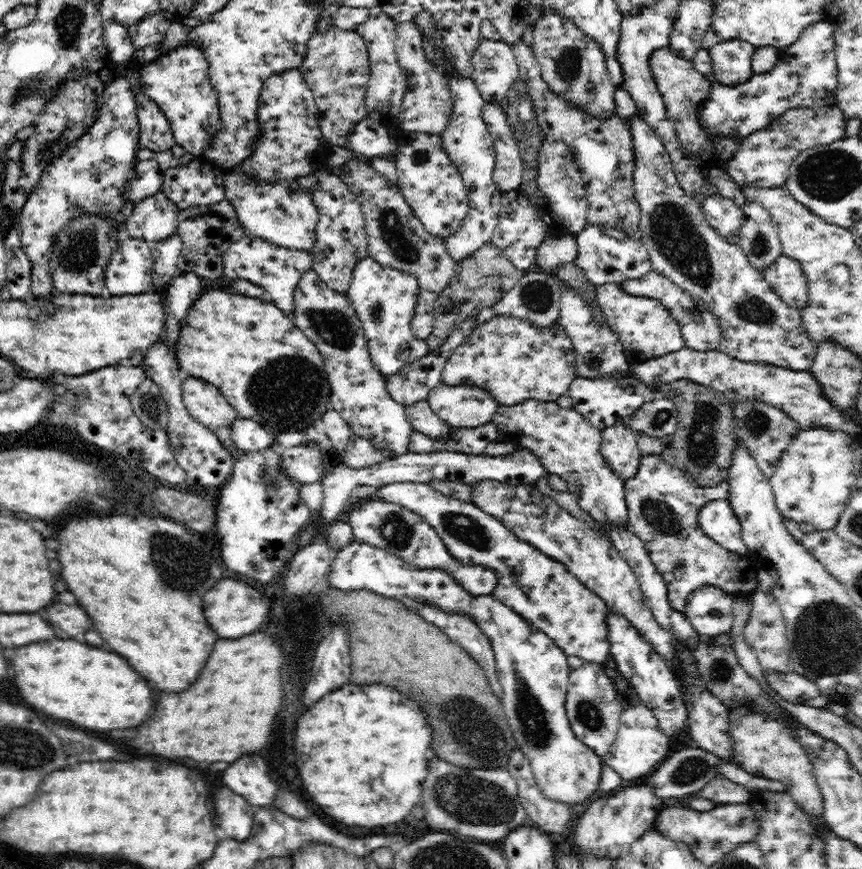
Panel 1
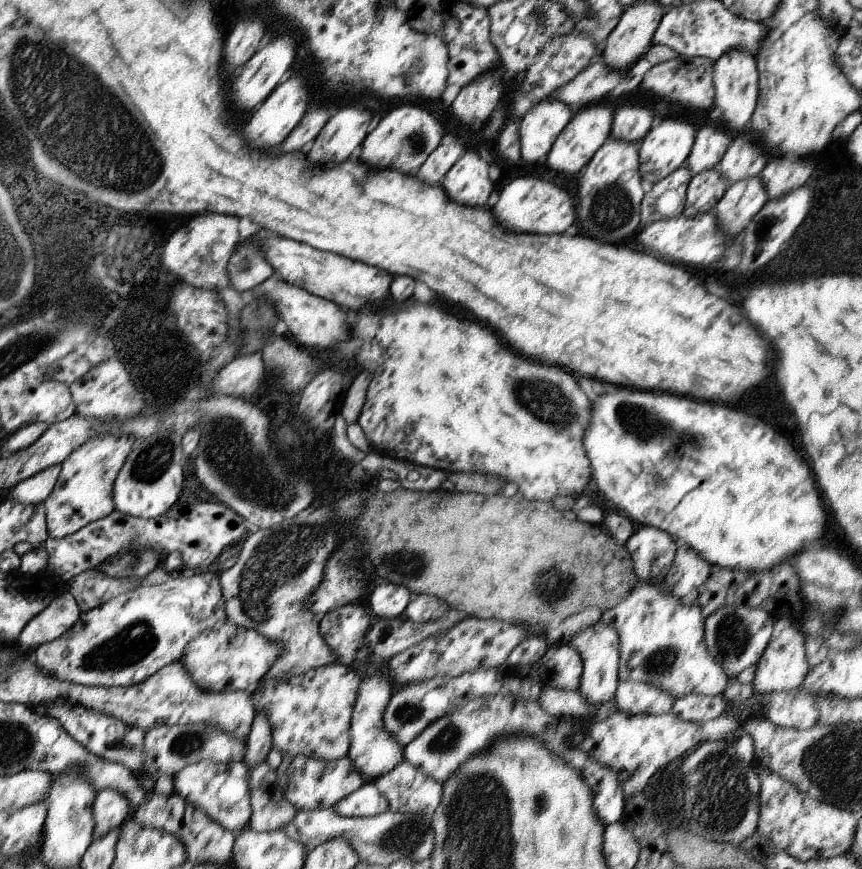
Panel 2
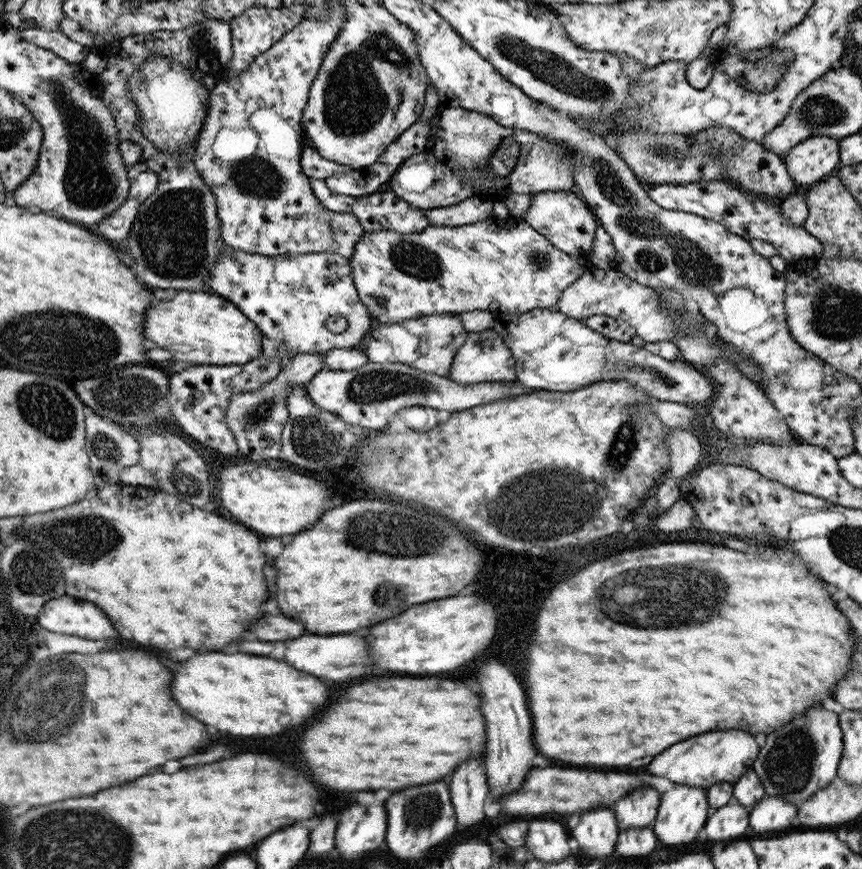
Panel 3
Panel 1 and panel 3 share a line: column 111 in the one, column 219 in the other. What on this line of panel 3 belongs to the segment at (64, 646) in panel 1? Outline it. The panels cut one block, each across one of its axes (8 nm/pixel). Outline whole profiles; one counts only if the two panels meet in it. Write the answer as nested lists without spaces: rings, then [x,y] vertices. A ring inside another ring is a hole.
[[[206,652],[206,654],[196,654],[190,660],[182,662],[178,670],[176,668],[172,670],[172,674],[174,674],[174,682],[170,688],[178,706],[182,706],[186,714],[198,718],[200,722],[206,722],[208,726],[214,726],[234,736],[274,736],[292,726],[306,724],[312,718],[312,712],[316,714],[330,698],[328,686],[324,686],[318,678],[304,674],[284,662],[264,656]]]

